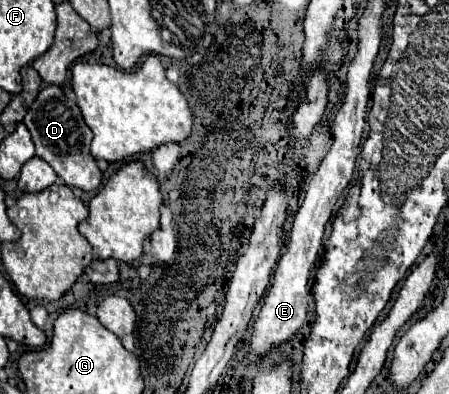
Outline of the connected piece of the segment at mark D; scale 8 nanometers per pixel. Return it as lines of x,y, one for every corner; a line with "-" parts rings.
68,84
44,86
38,92
32,106
28,108
28,112
24,116
24,124
32,134
32,140
36,146
36,156
46,160
64,184
68,184
70,188
86,190
86,192
96,190
100,186
102,172
90,154
92,130
84,124
82,114
74,100
74,92
70,90

